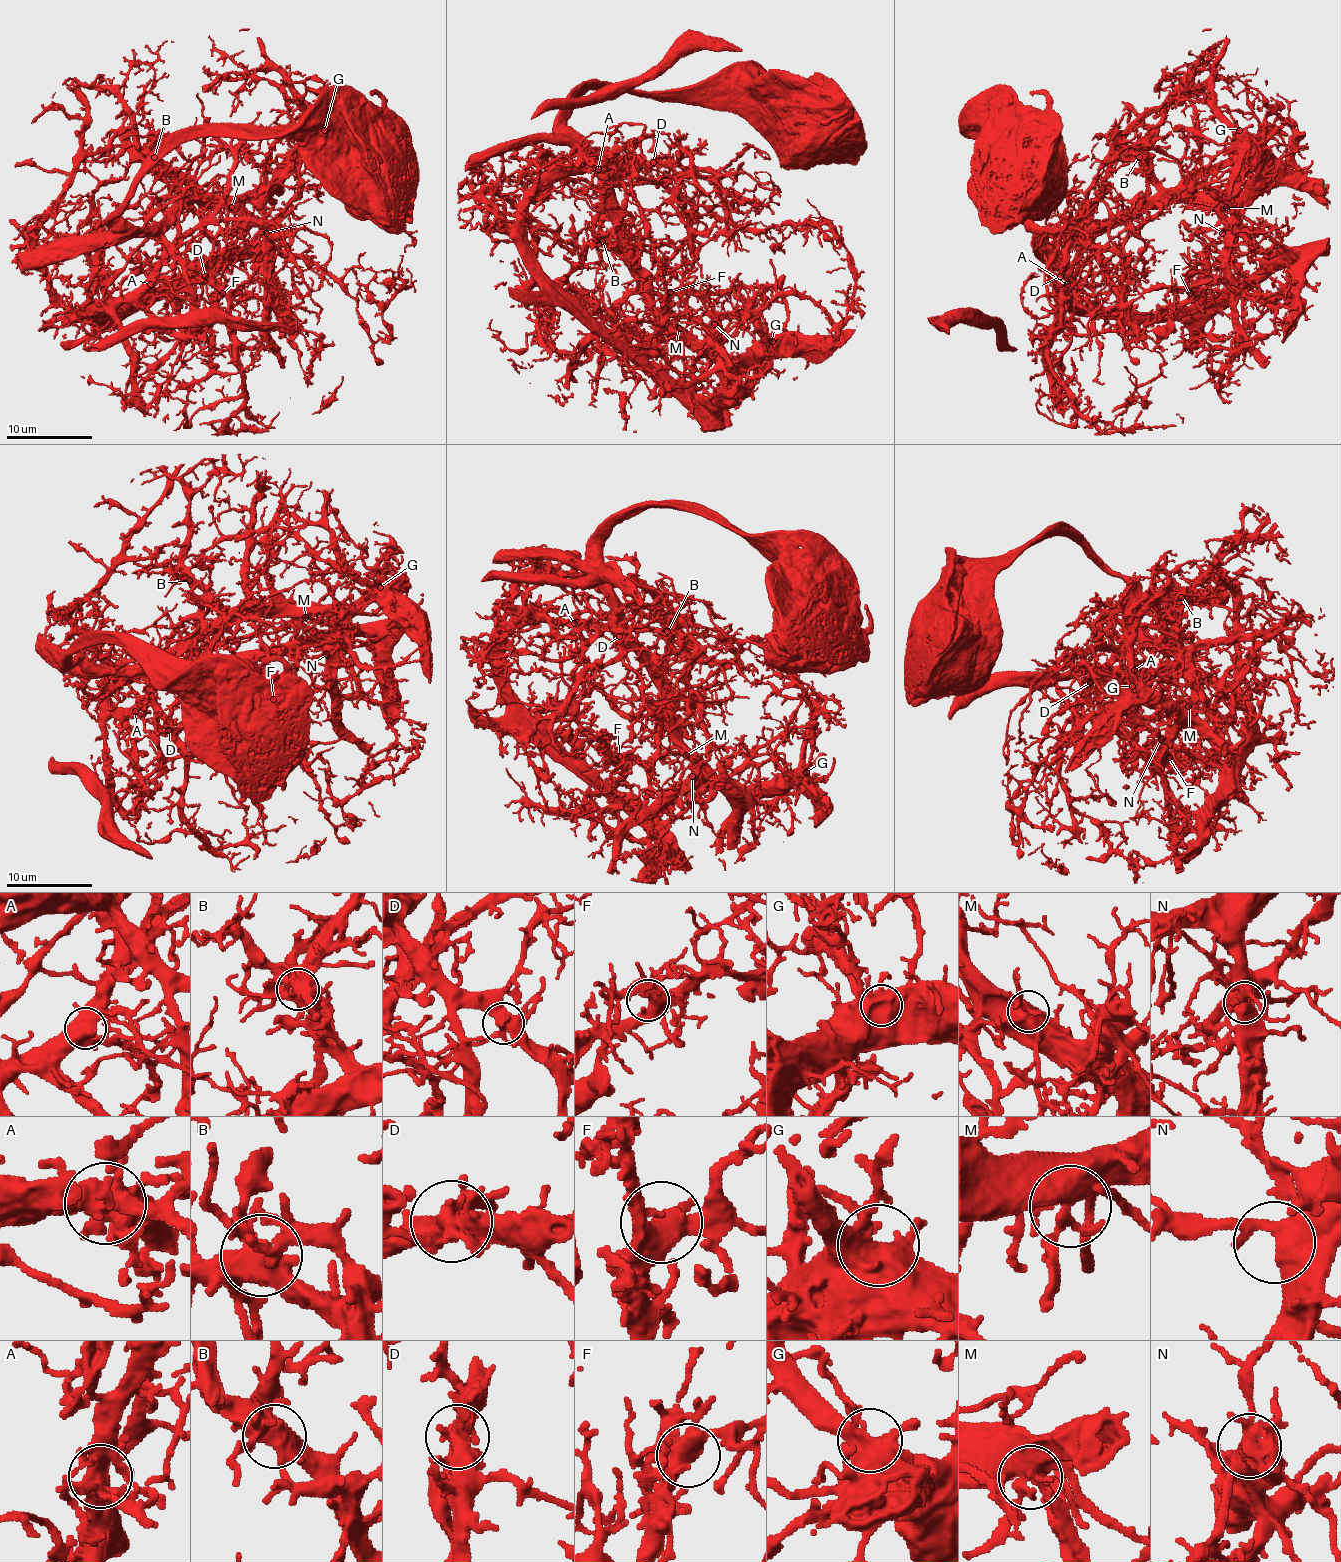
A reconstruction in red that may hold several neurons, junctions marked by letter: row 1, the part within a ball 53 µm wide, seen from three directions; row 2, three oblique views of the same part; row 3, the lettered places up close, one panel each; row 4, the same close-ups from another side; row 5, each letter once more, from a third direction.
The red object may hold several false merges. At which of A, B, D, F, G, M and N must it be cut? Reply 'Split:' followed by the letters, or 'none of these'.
Split: B, D

